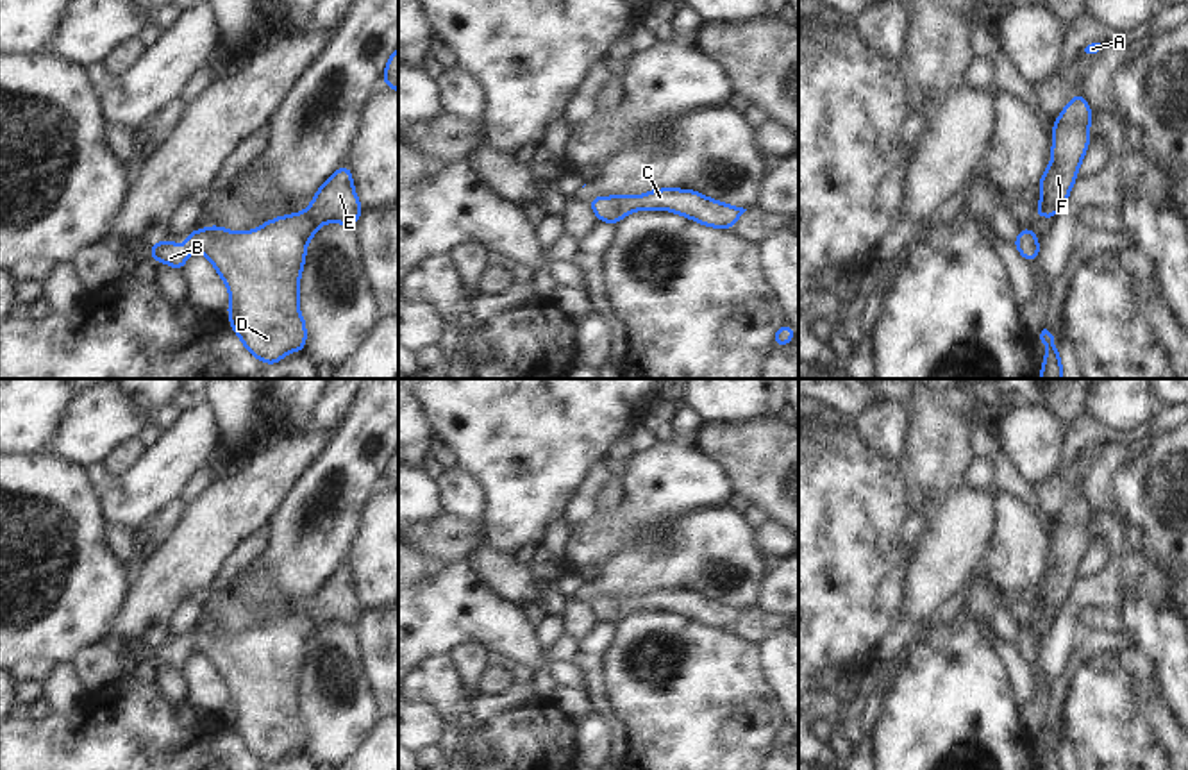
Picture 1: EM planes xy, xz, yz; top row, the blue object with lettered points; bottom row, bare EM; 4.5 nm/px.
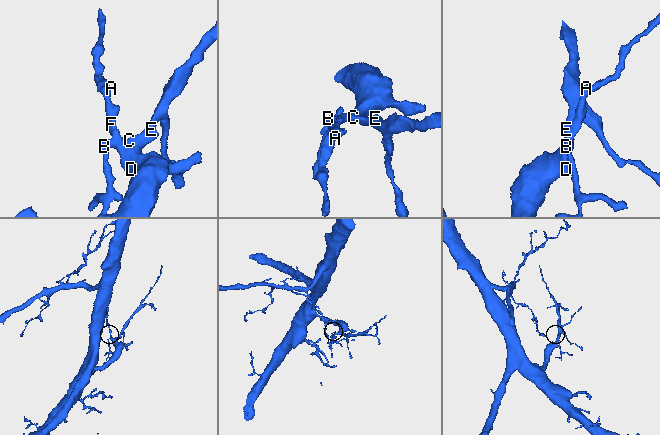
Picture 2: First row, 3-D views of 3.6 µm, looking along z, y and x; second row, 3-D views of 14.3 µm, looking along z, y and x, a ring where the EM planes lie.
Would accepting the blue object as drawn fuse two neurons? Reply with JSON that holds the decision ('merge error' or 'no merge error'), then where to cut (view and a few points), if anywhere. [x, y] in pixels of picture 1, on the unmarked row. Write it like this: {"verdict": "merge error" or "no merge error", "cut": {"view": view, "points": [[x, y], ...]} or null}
{"verdict": "merge error", "cut": {"view": "xy", "points": [[193, 635], [193, 647], [190, 651]]}}

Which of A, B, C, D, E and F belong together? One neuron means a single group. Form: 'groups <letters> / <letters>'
groups A C D E F / B

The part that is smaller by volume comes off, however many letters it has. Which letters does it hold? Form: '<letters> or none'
B

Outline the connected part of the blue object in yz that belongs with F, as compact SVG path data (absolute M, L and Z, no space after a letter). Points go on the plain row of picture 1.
M1081 493L1074 495L1052 527L1052 563L1042 581L1042 604L1033 606L1040 618L1056 616L1065 606L1079 565L1088 550L1092 511Z

